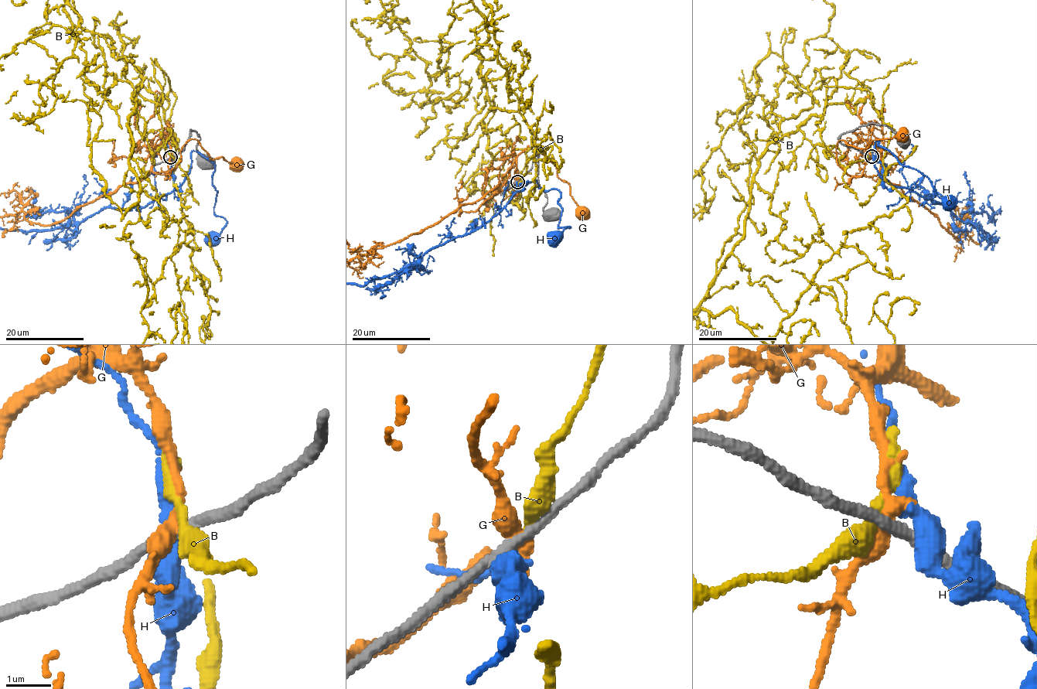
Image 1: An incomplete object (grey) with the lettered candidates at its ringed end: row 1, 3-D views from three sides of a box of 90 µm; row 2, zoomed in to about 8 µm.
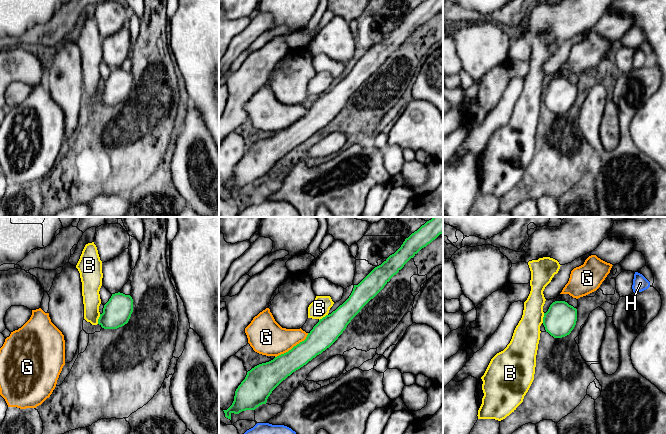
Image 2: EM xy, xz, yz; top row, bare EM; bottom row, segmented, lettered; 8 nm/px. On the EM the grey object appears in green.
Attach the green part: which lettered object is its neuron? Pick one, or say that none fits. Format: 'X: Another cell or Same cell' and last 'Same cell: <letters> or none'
B: Another cell
G: Another cell
H: Another cell
Same cell: none

